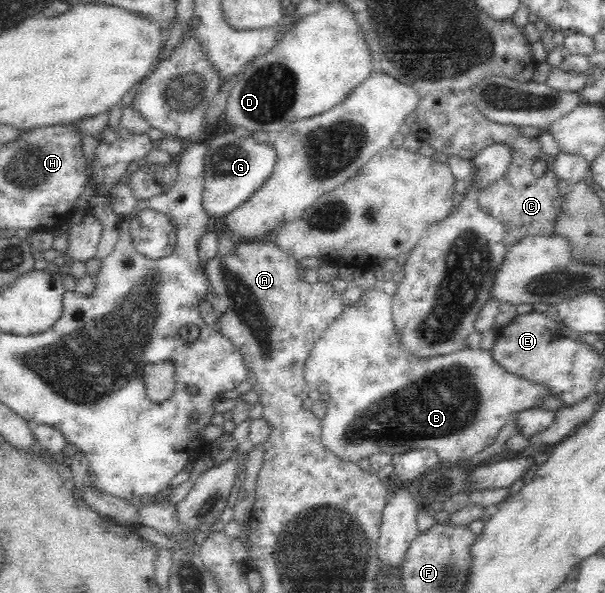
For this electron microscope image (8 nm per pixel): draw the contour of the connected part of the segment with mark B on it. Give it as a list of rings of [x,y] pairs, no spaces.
[[[374,287],[363,291],[361,298],[354,305],[345,306],[343,312],[329,324],[321,336],[315,340],[315,344],[311,347],[309,356],[306,358],[304,368],[304,377],[308,386],[320,393],[329,395],[329,400],[326,406],[325,416],[322,418],[322,435],[323,443],[328,449],[331,449],[335,455],[353,462],[357,462],[362,458],[369,458],[375,453],[387,453],[395,455],[415,449],[431,449],[436,452],[438,459],[443,463],[456,464],[459,460],[466,460],[473,457],[477,452],[481,452],[487,448],[499,434],[499,430],[507,424],[509,416],[513,412],[524,411],[527,409],[543,406],[545,400],[549,396],[553,396],[553,389],[547,383],[539,383],[535,379],[521,375],[516,372],[511,372],[499,364],[495,359],[494,348],[462,348],[451,354],[437,355],[431,358],[415,358],[403,348],[399,347],[399,339],[395,333],[395,324],[392,321],[391,296],[385,294],[380,288]]]

